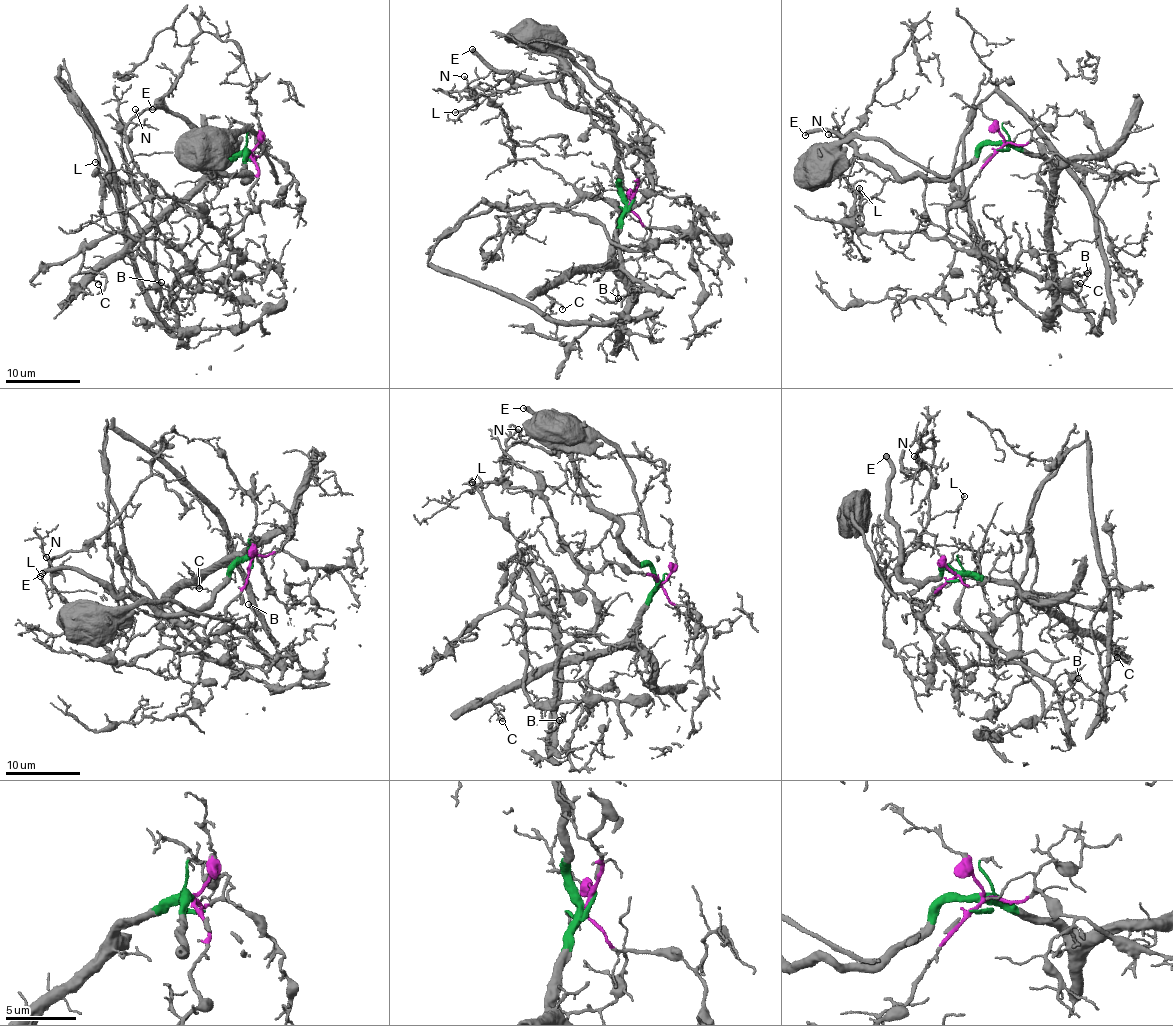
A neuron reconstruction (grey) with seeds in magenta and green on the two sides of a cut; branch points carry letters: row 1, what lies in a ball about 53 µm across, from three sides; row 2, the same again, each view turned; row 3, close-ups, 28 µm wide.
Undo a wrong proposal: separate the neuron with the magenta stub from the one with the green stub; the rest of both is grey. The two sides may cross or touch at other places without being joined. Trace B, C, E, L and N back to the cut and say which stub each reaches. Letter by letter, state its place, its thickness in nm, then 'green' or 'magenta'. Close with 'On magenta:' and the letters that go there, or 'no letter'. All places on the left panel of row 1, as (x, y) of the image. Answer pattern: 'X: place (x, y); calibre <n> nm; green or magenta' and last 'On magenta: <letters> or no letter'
B: place (161, 282); calibre 120 nm; magenta
C: place (98, 284); calibre 100 nm; green
E: place (152, 109); calibre 400 nm; green
L: place (95, 162); calibre 160 nm; magenta
N: place (135, 109); calibre 140 nm; magenta
On magenta: B, L, N

